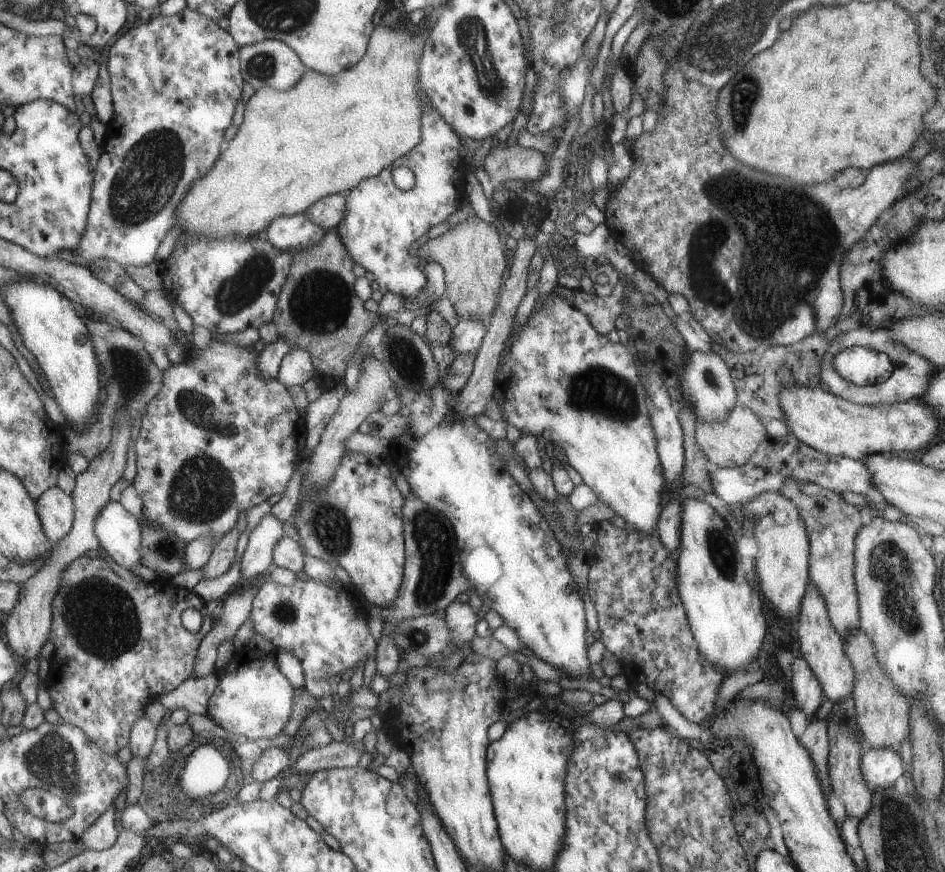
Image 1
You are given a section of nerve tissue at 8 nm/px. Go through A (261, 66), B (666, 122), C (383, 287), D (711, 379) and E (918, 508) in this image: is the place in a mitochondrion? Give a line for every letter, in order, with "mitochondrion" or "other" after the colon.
A: mitochondrion
B: other
C: other
D: mitochondrion
E: other

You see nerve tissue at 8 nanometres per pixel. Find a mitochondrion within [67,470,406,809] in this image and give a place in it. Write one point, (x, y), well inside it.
(329, 526)

